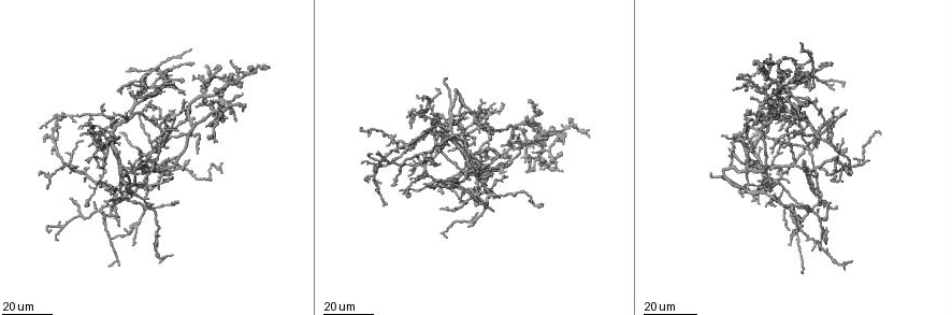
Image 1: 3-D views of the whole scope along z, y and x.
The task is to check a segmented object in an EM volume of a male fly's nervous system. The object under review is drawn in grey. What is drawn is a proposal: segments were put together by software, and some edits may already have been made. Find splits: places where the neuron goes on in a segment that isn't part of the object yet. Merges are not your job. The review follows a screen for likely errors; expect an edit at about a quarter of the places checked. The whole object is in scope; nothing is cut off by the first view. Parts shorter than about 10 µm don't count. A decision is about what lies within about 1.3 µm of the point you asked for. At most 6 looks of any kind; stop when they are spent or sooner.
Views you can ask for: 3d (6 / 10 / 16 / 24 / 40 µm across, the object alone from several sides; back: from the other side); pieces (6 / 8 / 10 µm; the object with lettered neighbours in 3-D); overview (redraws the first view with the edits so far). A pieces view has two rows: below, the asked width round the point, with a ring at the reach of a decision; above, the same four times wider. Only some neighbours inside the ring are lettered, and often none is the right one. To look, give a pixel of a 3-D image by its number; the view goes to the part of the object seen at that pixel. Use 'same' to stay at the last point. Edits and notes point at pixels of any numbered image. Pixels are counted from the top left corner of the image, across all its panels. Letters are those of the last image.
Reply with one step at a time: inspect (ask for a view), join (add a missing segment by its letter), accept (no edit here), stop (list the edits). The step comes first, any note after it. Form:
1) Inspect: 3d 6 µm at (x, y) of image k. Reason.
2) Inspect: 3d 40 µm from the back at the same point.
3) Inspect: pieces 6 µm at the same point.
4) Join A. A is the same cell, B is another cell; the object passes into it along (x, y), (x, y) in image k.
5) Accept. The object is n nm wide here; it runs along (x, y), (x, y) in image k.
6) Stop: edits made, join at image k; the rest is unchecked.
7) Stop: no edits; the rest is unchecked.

Inspect: 3d 16 µm at (71, 197) of image 1. Tapers out.

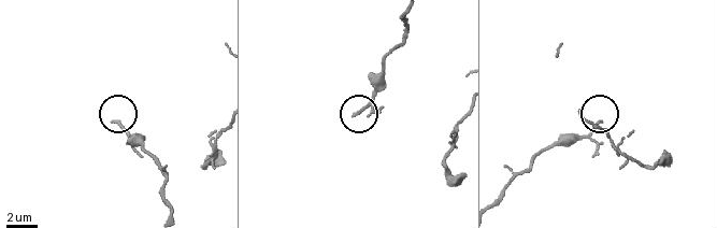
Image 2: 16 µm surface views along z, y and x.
Inspect: pieces 10 µm at (599, 120) of image 2.

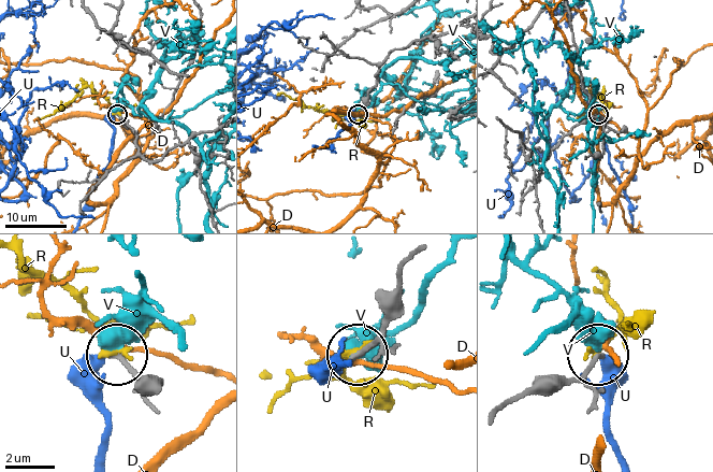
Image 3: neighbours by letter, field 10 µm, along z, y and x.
Accept. The object is 170 nm wide here; D, R, U and V are other cells; it runs along (497, 414), (515, 400), (565, 385), (594, 355) in image 3; no lettered segment goes on from it.

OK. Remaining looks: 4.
Inspect: 3d 24 µm at (818, 249) of image 1. Free end.

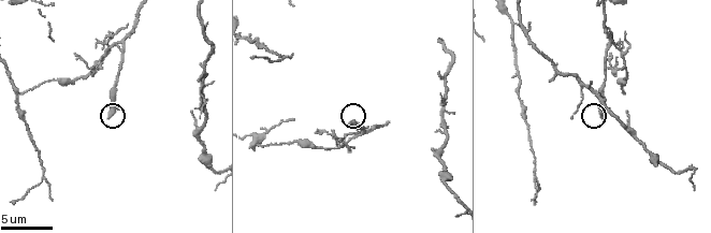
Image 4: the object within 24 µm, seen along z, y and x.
Inspect: 3d 6 µm at (602, 119) of image 4.

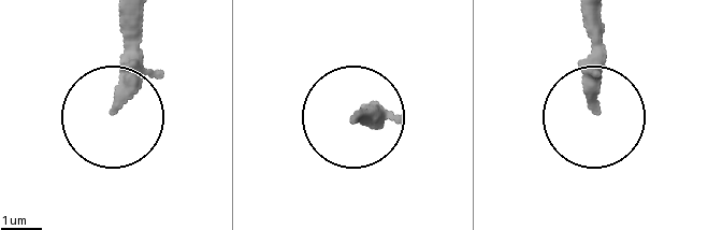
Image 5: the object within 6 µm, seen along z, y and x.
Inspect: pieces 6 µm at (592, 105) of image 5.

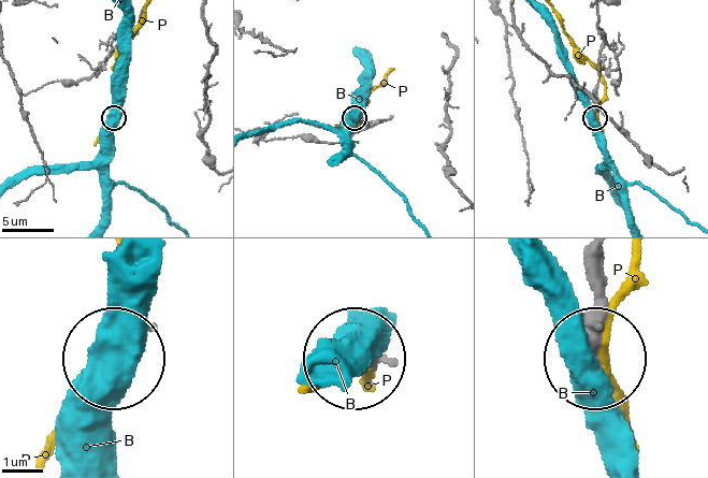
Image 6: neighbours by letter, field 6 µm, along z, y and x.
Accept. B and P are other cells; it runs along (600, 265), (600, 355) in image 6; none of them fits.

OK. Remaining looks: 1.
Stop: no edits; the rest is unchecked.

